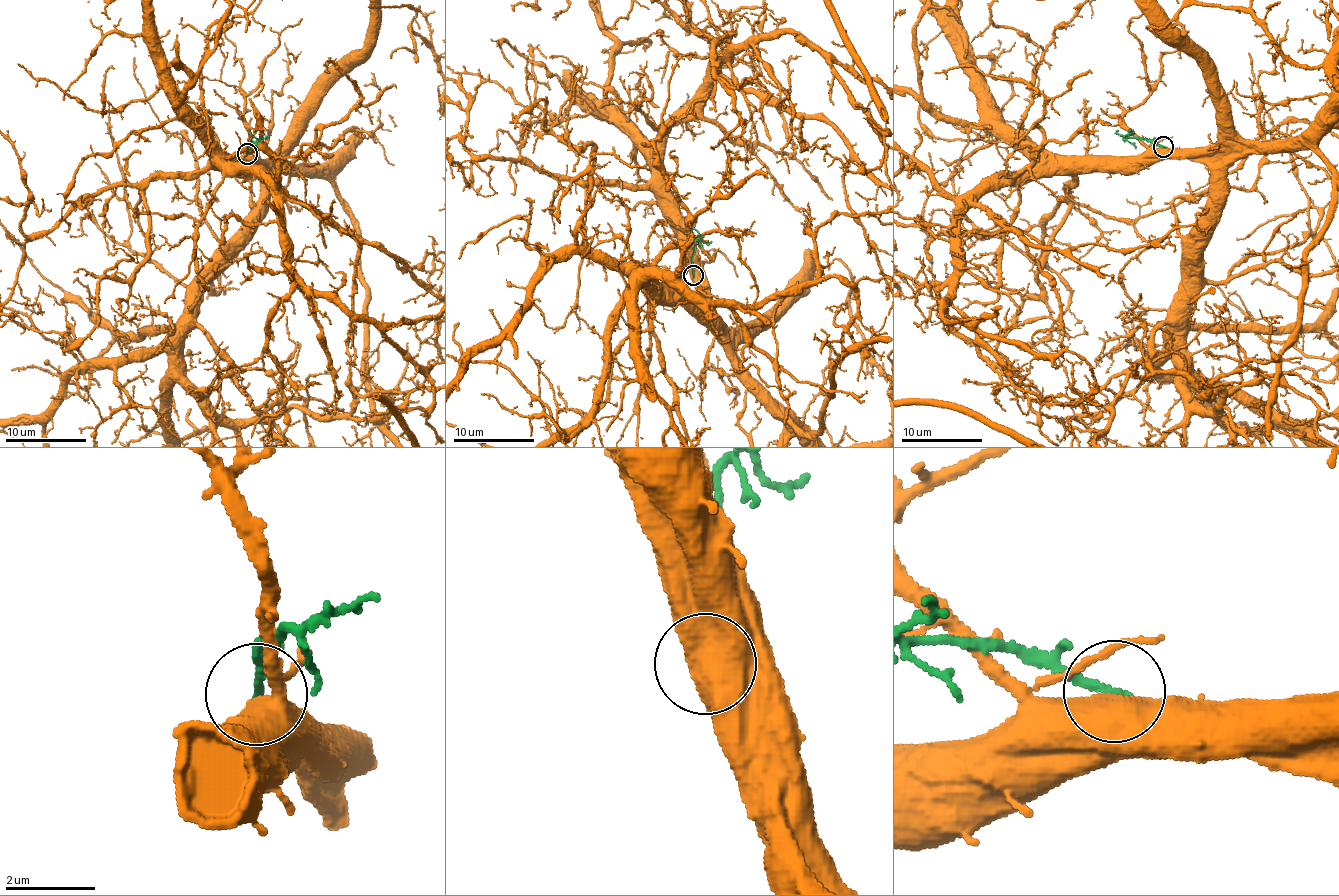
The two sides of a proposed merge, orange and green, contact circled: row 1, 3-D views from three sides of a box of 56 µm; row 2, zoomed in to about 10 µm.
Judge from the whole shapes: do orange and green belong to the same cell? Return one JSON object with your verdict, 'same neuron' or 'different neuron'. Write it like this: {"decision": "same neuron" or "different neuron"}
{"decision": "different neuron"}

